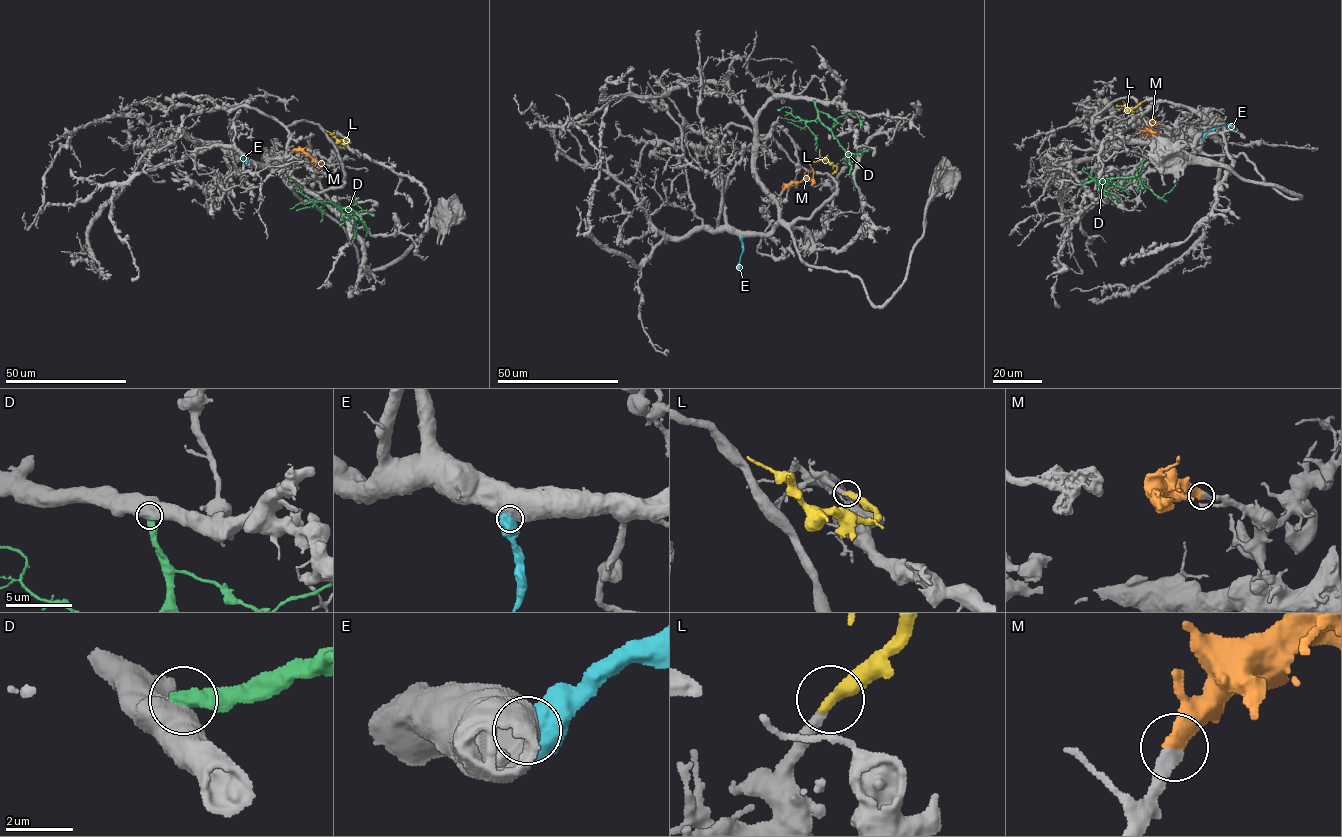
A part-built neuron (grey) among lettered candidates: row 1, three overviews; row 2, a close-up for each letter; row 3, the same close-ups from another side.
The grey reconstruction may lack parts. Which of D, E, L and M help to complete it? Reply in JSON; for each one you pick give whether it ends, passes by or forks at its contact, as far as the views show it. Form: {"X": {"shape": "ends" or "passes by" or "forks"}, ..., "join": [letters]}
{"L": {"shape": "ends"}, "M": {"shape": "ends"}, "join": ["L", "M"]}

